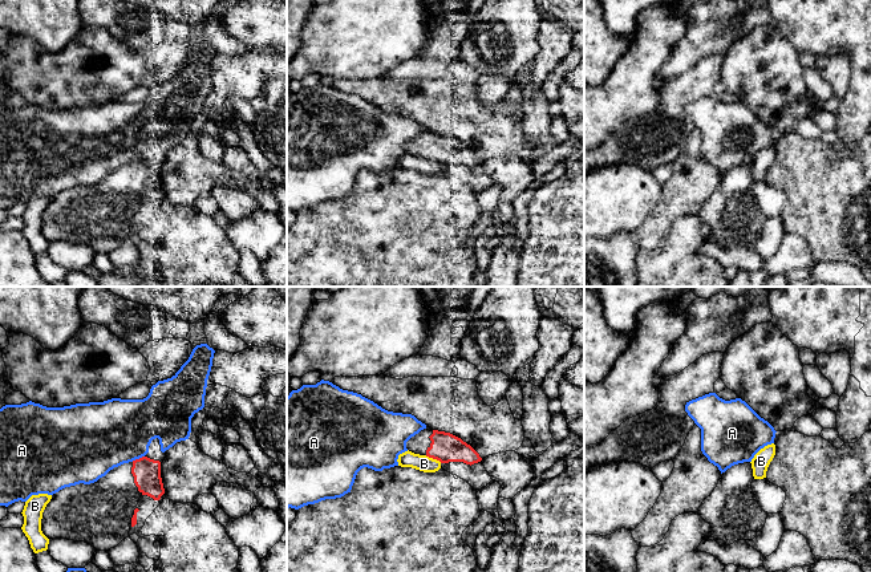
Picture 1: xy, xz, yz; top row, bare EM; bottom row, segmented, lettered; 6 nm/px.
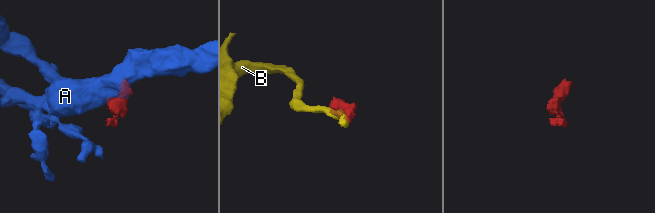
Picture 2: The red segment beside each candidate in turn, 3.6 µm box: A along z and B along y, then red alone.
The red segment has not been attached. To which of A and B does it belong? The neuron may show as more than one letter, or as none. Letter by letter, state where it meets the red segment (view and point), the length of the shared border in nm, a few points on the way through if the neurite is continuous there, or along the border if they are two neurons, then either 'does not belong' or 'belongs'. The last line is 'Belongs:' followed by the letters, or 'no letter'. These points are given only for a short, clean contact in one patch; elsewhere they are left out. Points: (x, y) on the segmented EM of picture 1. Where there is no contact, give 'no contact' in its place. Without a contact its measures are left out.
A: xy (137, 459) | 90 nm | does not belong
B: xz (433, 458) | 110 nm | does not belong
Belongs: no letter

